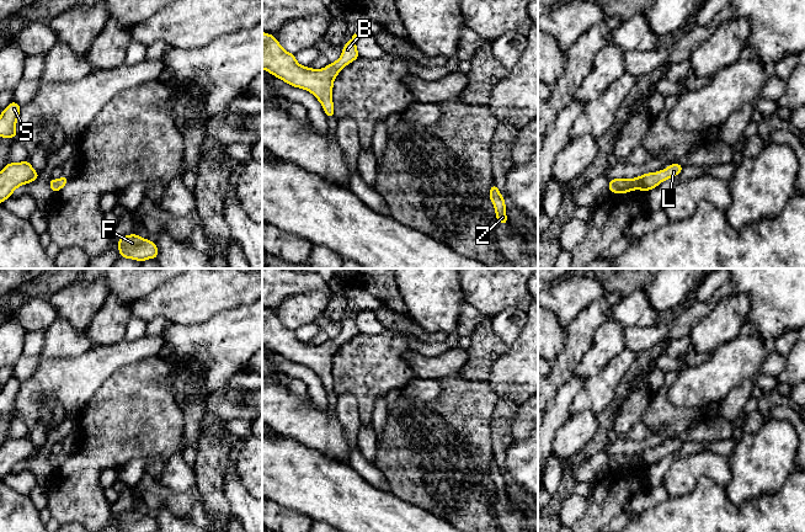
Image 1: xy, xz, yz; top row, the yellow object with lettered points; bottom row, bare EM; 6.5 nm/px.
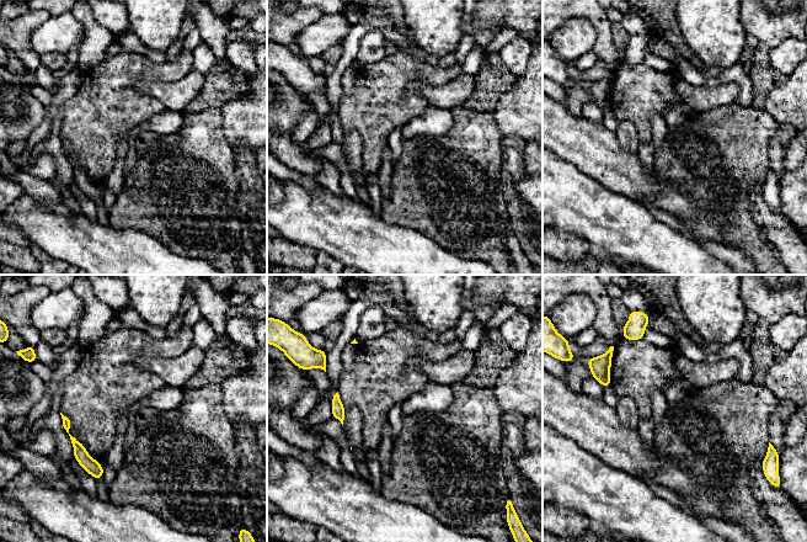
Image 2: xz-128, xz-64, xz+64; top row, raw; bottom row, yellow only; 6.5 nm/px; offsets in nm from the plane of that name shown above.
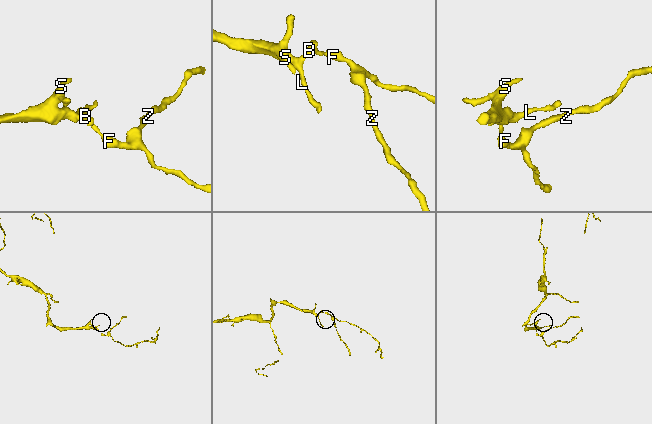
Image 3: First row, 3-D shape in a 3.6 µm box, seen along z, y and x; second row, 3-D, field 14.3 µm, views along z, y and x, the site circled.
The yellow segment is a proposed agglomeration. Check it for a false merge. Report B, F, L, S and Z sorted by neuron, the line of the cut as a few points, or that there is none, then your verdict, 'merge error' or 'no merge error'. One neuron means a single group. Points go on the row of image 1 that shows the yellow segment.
groups B F L S Z; cut none; no merge error

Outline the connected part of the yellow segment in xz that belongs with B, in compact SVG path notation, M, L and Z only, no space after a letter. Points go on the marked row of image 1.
M262 32L262 69L293 87L309 91L321 103L327 118L335 117L334 80L346 65L359 58L357 36L354 33L342 47L342 54L336 62L322 69L311 69L300 65L295 60L295 54L284 50L273 34Z

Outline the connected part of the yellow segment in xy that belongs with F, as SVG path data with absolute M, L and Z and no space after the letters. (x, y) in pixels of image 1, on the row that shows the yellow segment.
M129 234L118 238L118 251L121 257L137 261L158 259L159 250L154 241L144 239L138 234Z

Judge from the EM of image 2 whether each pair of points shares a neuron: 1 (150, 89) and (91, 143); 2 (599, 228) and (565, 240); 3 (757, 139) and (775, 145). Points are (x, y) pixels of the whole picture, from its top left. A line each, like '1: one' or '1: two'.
1: two
2: two
3: two

